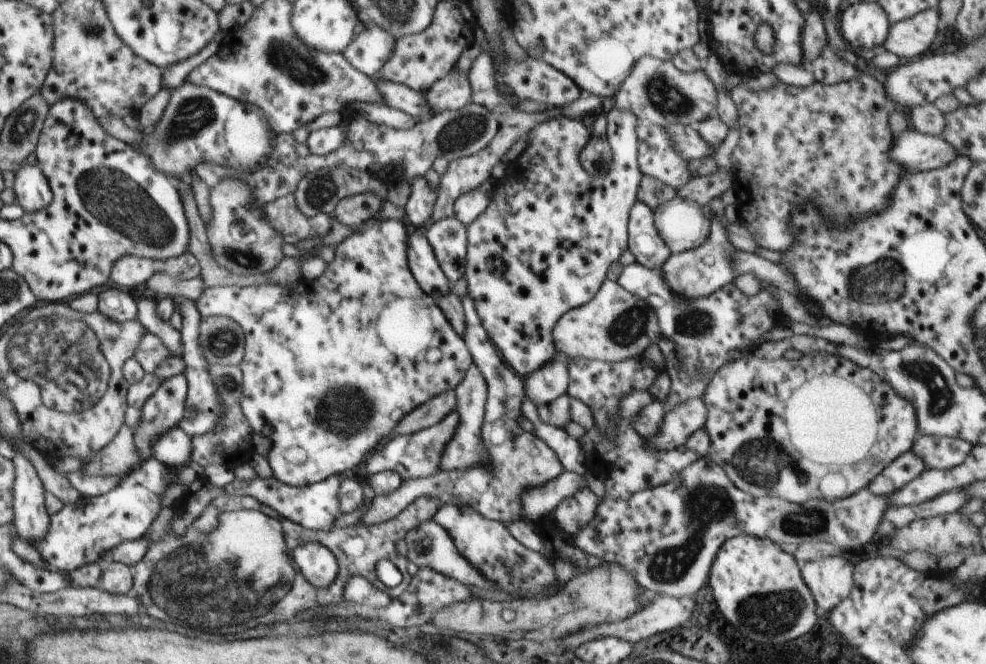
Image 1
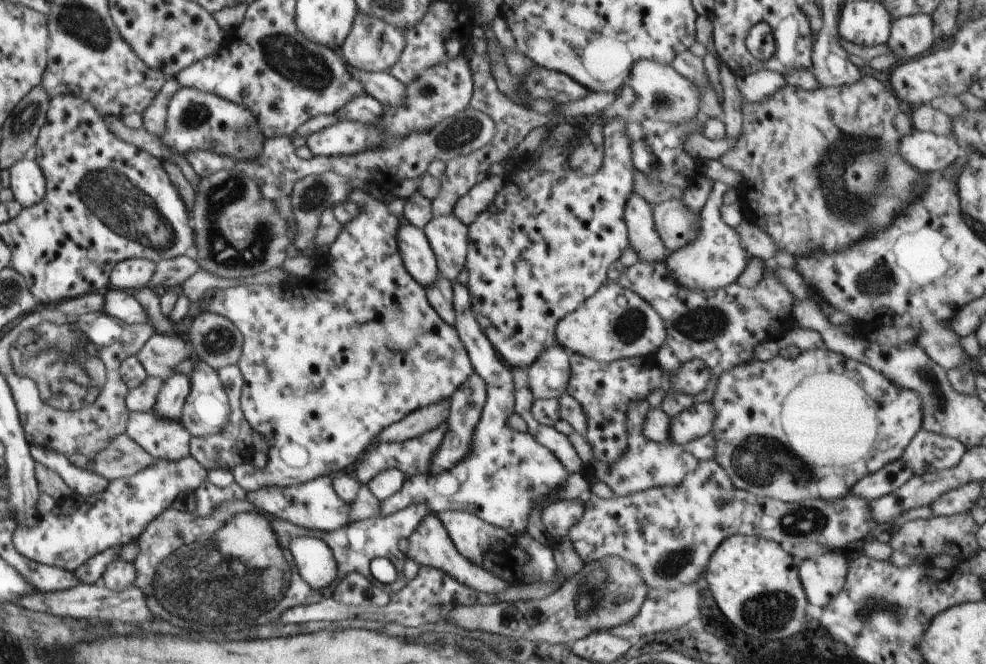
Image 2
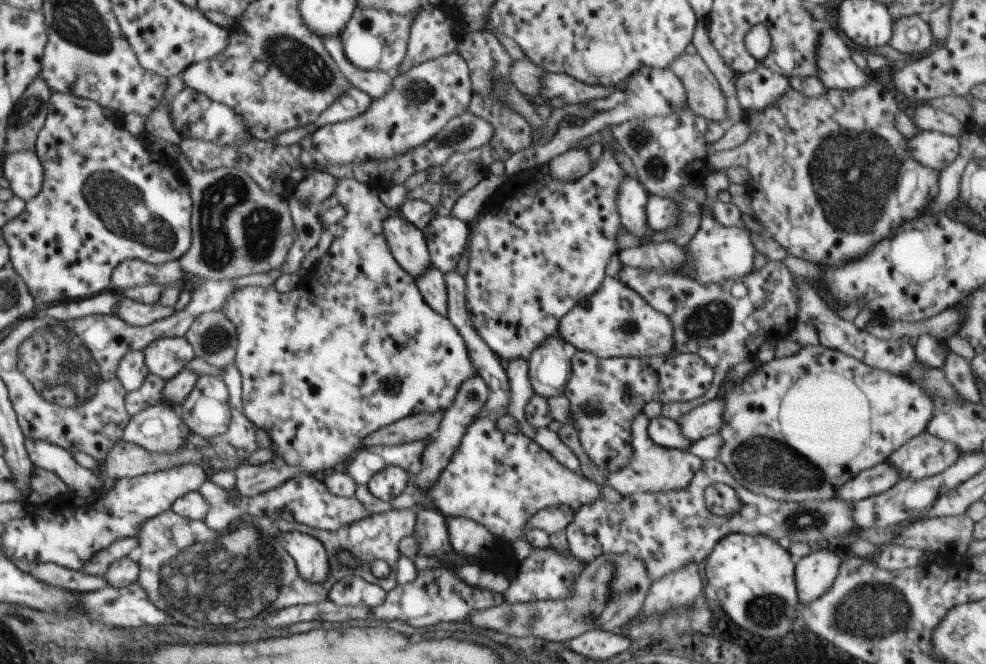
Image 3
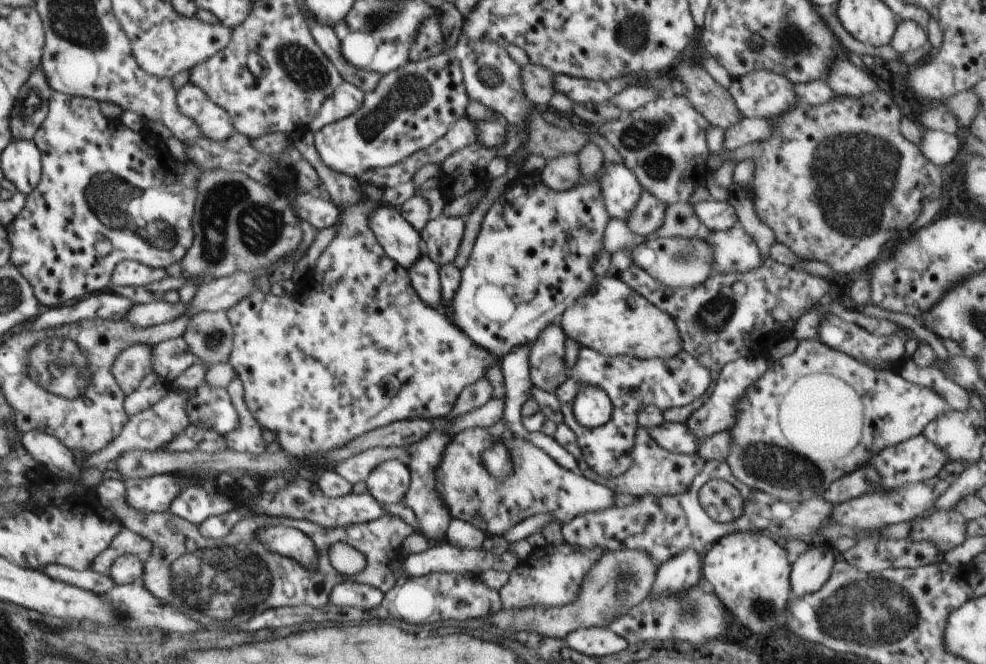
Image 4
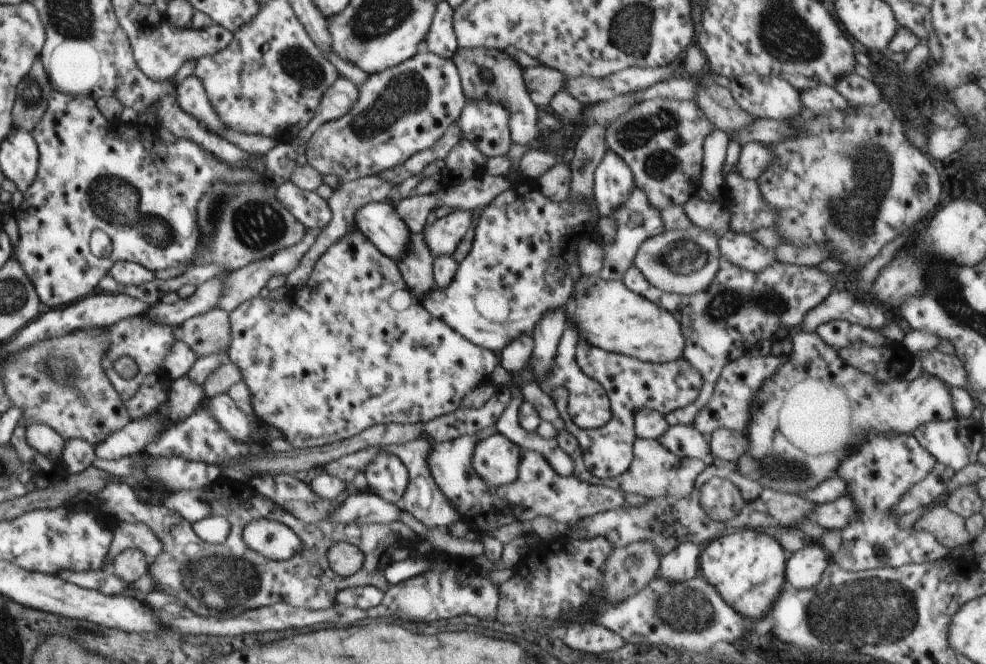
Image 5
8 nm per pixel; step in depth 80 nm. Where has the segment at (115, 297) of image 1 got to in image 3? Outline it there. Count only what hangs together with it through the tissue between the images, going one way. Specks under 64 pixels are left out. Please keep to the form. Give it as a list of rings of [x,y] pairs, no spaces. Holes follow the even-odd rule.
[[[122,295],[116,305],[115,315],[127,325],[145,327],[157,320],[169,317],[174,312],[173,309],[163,307],[159,302],[155,305],[147,305]]]

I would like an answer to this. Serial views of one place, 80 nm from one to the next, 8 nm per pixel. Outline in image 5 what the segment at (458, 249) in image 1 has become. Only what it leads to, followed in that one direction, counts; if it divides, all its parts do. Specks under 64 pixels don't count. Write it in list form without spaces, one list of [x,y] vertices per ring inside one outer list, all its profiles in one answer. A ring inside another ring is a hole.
[[[458,209],[428,226],[424,231],[424,239],[433,257],[452,255],[474,224],[472,218],[472,211]]]

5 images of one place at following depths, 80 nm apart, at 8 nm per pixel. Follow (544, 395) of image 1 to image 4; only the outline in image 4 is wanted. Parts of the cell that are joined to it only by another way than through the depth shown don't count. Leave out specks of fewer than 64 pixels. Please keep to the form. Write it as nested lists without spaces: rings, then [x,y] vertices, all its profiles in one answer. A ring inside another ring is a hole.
[[[557,322],[547,326],[529,348],[529,373],[533,386],[554,393],[569,378],[565,359],[567,337]]]

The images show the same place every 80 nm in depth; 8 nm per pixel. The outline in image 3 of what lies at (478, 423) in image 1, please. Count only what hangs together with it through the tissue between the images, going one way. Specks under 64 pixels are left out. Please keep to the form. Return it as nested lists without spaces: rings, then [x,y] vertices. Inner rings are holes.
[[[480,376],[469,378],[456,393],[452,404],[445,410],[442,422],[437,434],[424,449],[421,463],[422,470],[414,476],[414,482],[422,489],[428,489],[438,480],[442,471],[450,464],[453,454],[459,449],[462,437],[467,428],[475,421],[480,409],[486,404],[489,397],[489,388],[485,380]]]

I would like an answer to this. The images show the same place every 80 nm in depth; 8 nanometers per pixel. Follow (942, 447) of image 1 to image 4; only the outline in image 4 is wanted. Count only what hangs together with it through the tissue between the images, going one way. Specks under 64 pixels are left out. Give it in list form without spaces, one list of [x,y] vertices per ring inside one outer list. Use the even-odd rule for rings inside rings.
[[[918,435],[896,446],[885,448],[871,458],[866,465],[874,465],[881,474],[881,487],[878,491],[883,493],[892,489],[898,489],[906,483],[922,482],[932,478],[941,472],[949,460],[949,454],[936,443],[926,440],[924,436]]]

